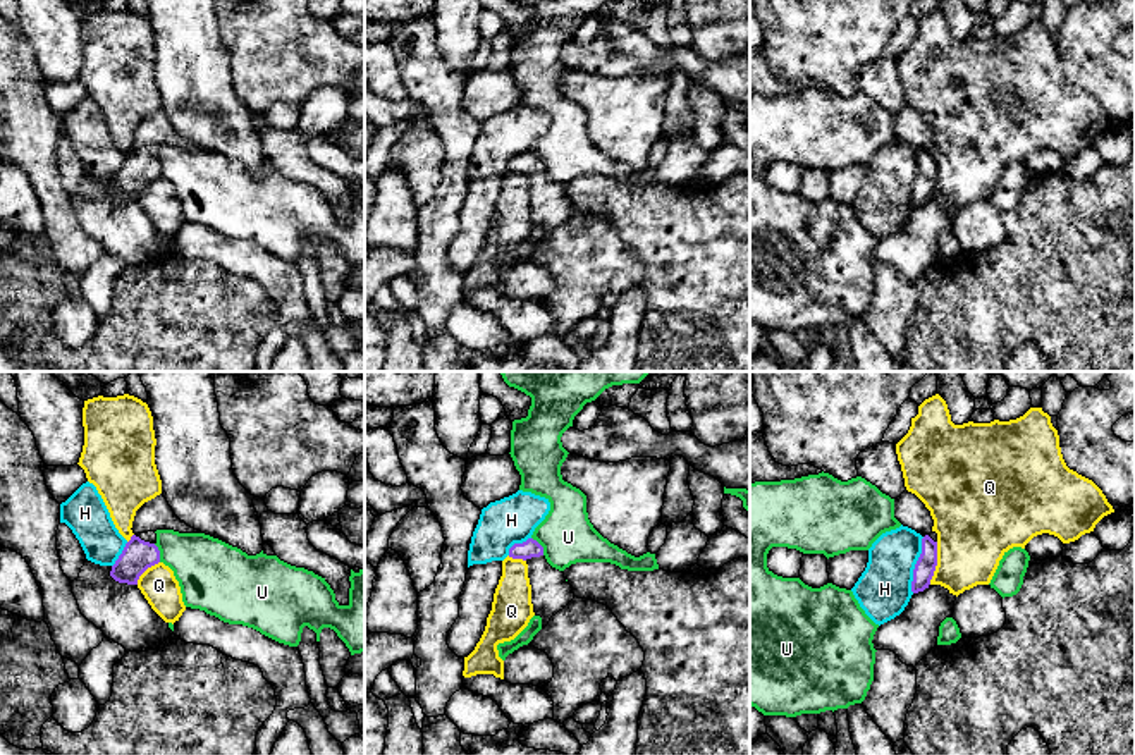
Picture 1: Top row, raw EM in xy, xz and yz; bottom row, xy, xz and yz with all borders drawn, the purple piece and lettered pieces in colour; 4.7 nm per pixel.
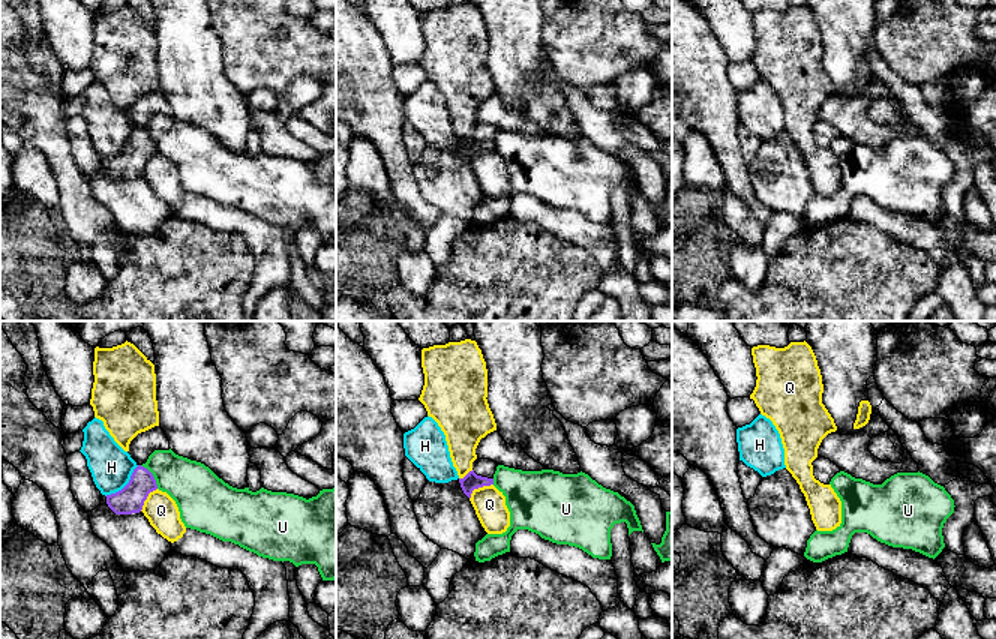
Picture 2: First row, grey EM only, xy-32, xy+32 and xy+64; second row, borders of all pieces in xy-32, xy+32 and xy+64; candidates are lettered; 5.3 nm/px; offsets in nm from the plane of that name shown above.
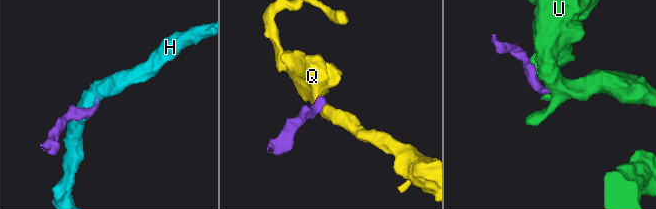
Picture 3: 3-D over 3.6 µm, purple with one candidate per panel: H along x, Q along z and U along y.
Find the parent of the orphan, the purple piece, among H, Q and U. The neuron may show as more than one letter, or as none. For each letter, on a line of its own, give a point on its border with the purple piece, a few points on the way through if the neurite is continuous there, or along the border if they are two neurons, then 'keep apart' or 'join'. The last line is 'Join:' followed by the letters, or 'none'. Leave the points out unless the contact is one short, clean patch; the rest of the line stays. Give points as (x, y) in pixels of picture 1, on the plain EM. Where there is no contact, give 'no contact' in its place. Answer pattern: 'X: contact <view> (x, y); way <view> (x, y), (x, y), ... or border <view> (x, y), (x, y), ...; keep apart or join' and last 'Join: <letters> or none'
H: contact yz (915, 179); border yz (924, 152), (914, 184), (912, 207); keep apart
Q: contact yz (936, 178); border yz (938, 157), (938, 179), (929, 198); keep apart
U: contact xz (540, 160); keep apart
Join: none

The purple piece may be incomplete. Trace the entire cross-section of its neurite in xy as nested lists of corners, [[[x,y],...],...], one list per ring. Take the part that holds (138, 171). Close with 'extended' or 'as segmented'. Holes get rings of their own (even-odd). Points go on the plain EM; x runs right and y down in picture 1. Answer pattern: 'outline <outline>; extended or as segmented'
outline [[[155,146],[132,150],[112,181],[110,191],[119,198],[138,199],[139,191],[160,177],[160,165],[155,158]]]; extended

